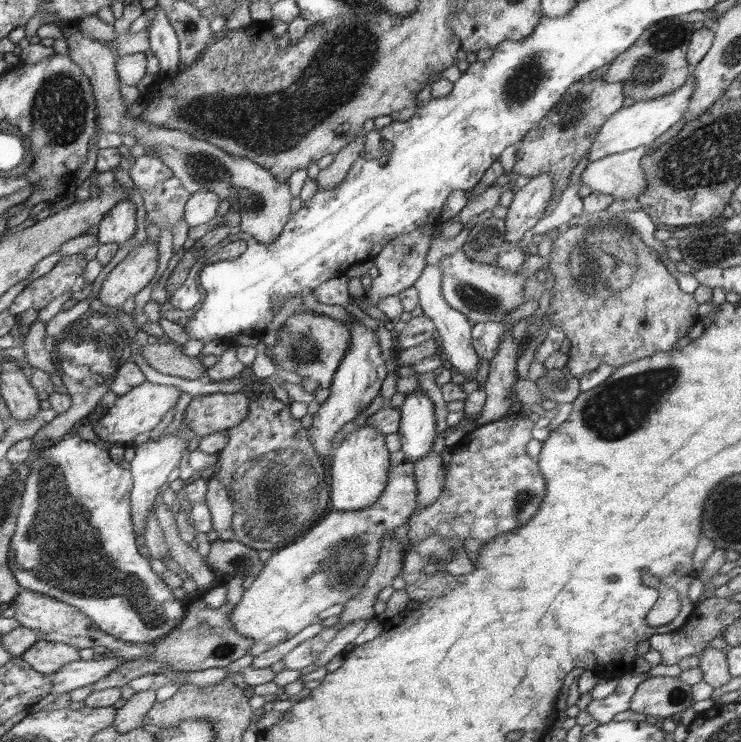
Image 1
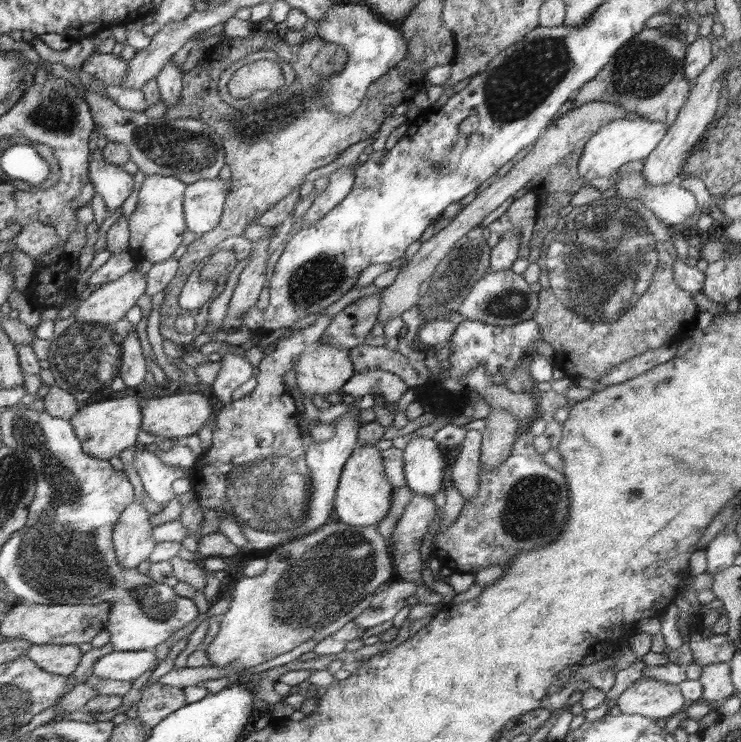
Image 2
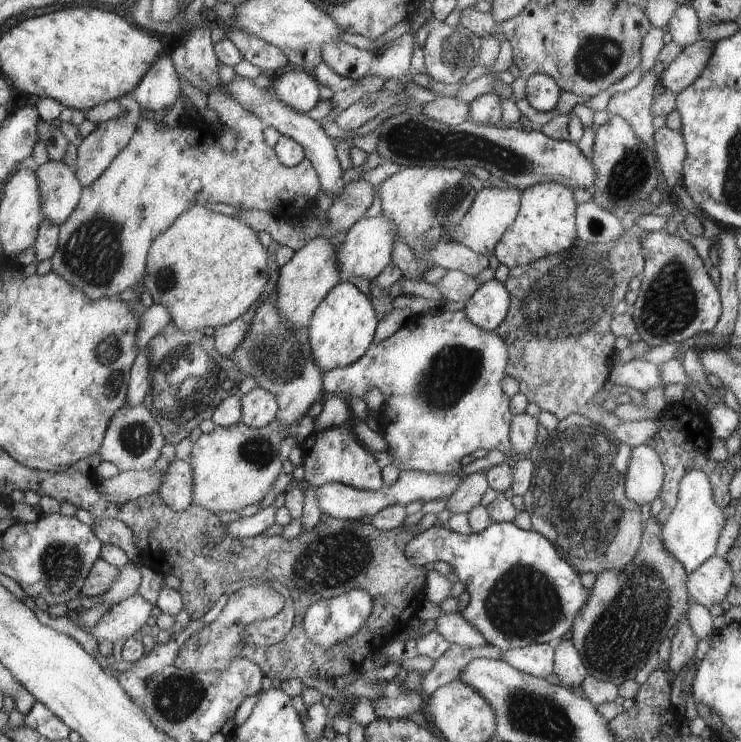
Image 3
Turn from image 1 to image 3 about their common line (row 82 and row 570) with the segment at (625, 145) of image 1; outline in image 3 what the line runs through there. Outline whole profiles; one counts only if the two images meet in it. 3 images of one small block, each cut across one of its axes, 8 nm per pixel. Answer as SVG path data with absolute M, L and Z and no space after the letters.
M690 470L680 480L678 504L673 508L670 518L663 523L664 544L668 552L678 558L687 572L691 574L716 552L718 536L724 528L724 514L712 500L713 491L710 492L710 480L702 470Z

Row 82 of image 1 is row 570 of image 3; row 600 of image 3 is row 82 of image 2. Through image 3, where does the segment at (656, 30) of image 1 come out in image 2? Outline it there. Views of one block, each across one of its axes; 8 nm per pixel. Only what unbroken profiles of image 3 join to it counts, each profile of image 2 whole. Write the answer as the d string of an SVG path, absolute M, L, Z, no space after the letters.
M645 28L616 52L616 56L594 80L590 80L573 98L574 107L600 101L622 106L642 119L667 124L669 129L687 103L691 82L684 75L688 48L660 28Z

